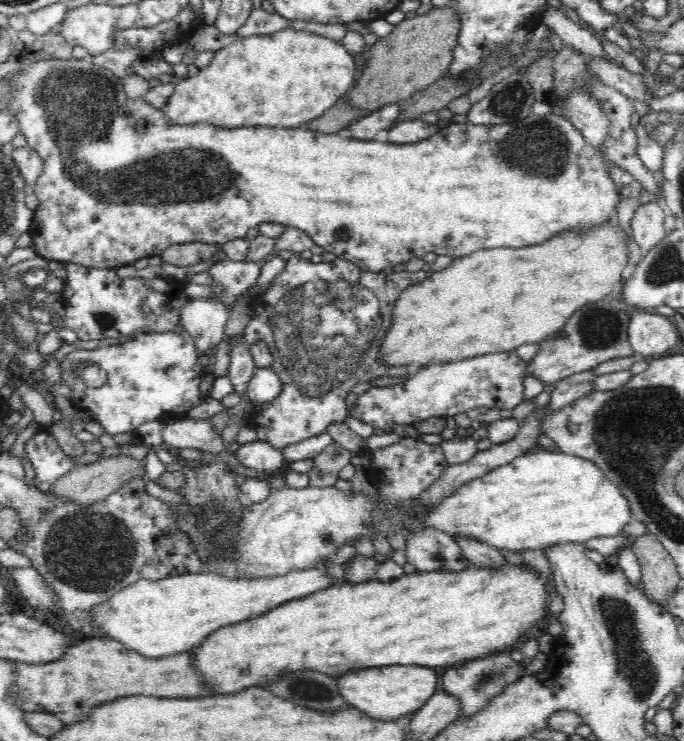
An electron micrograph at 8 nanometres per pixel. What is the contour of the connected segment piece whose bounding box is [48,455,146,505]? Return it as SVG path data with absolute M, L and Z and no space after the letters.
M126 455L102 457L90 464L78 464L75 467L70 473L58 478L54 487L48 490L48 493L52 493L52 497L62 497L78 504L89 505L108 498L132 479L146 478L145 459L138 460Z

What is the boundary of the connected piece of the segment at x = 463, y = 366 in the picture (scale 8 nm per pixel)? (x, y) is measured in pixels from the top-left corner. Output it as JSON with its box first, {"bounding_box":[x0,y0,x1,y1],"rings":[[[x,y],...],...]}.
{"bounding_box":[351,350,528,432],"rings":[[[516,350],[484,354],[460,362],[430,364],[402,384],[371,386],[361,396],[354,396],[351,416],[383,432],[392,429],[394,424],[412,425],[432,417],[454,417],[476,408],[514,410],[525,400],[524,380],[528,366]]]}

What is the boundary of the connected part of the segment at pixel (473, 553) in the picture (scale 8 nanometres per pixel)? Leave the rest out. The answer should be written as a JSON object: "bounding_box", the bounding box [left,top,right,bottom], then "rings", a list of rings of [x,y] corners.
{"bounding_box":[454,535,508,568],"rings":[[[456,535],[454,539],[462,549],[463,556],[465,556],[472,565],[484,568],[498,568],[508,563],[505,556],[503,556],[496,547],[487,545],[472,537],[460,537],[460,535]]]}

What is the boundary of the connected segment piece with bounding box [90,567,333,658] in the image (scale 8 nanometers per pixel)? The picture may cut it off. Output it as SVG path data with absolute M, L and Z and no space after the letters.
M322 567L257 579L234 579L203 571L157 581L134 582L90 611L93 614L92 623L104 632L102 636L120 640L144 656L160 658L198 648L216 630L259 618L276 606L332 585Z

